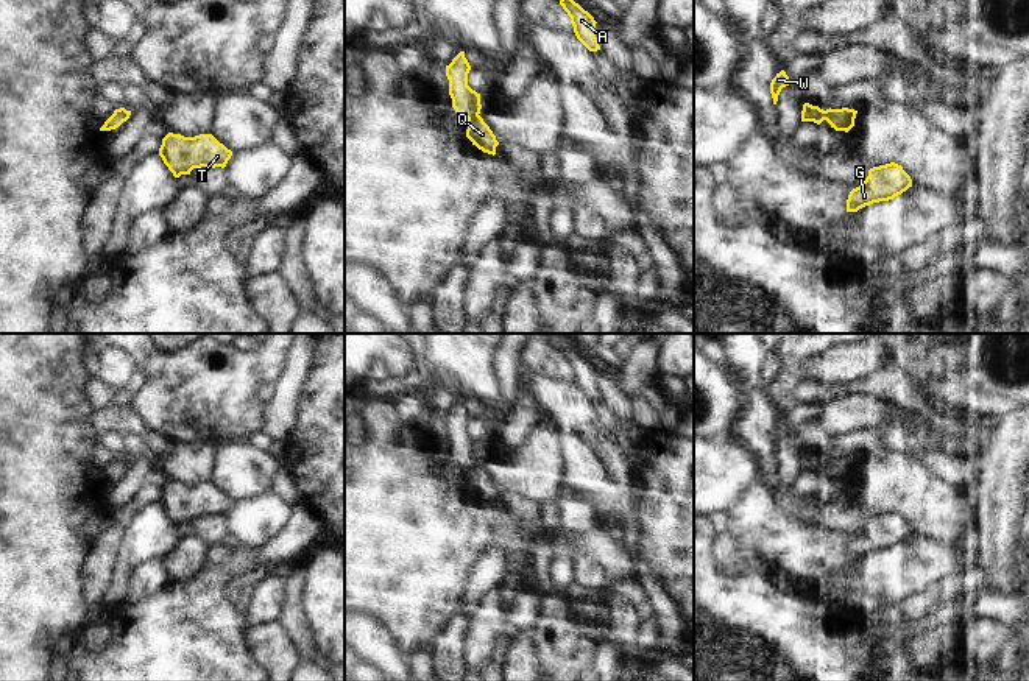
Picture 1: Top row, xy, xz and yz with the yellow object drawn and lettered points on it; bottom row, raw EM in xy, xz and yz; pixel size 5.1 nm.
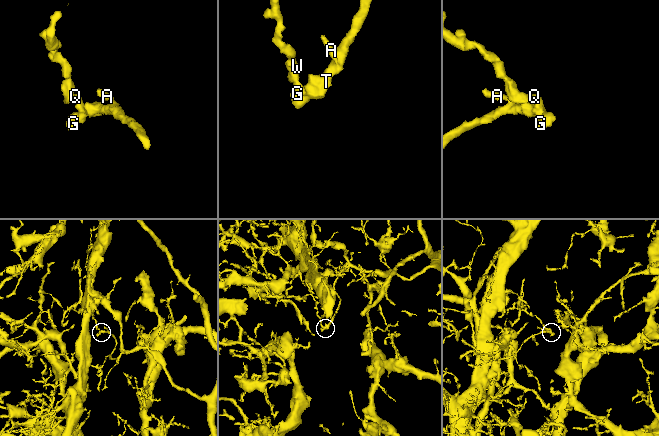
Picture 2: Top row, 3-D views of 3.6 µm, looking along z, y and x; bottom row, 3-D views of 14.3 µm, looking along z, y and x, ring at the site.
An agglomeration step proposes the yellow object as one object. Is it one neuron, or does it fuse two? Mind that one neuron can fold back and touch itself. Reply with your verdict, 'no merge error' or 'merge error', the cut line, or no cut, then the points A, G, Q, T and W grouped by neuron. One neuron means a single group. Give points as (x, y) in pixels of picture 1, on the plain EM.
merge error; cut in xz along (477, 463), (468, 468); A G Q T / W

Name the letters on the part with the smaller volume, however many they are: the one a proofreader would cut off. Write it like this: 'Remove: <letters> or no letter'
Remove: A, G, Q, T.

